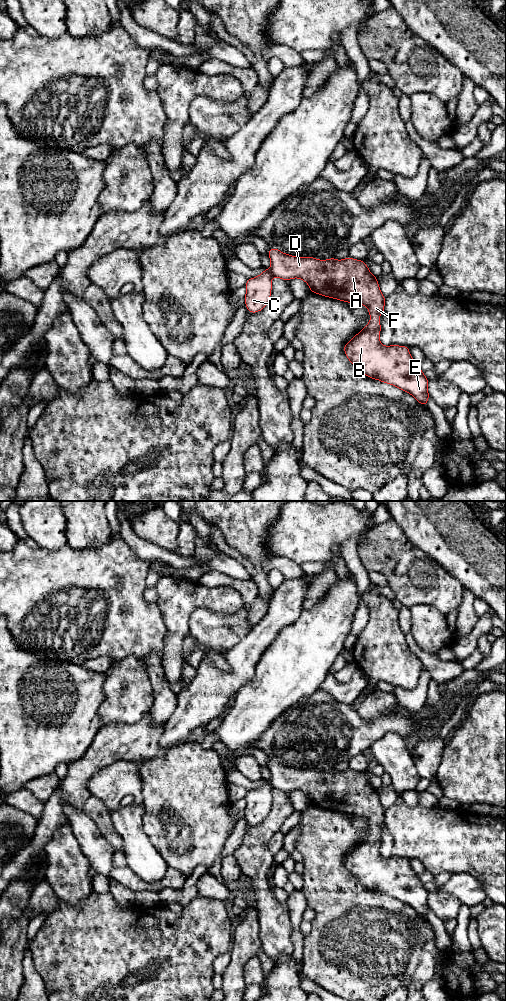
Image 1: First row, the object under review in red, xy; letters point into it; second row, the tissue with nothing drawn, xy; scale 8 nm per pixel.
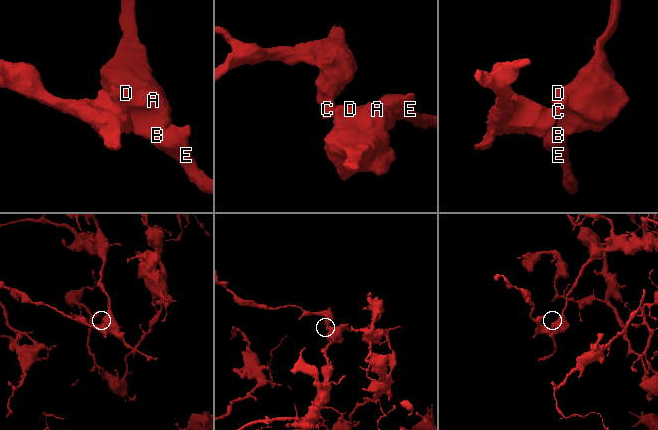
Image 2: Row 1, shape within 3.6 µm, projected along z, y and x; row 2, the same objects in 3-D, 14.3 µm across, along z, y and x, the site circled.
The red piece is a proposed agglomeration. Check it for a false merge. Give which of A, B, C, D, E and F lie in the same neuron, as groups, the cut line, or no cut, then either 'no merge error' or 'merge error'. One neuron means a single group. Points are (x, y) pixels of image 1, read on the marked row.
groups A B D E F / C; cut xy (268, 270), (273, 276); merge error

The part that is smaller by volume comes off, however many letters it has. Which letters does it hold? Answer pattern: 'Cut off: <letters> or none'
Cut off: C

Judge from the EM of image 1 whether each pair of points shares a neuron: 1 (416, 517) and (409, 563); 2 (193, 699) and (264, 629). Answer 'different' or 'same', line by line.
1: different
2: same

